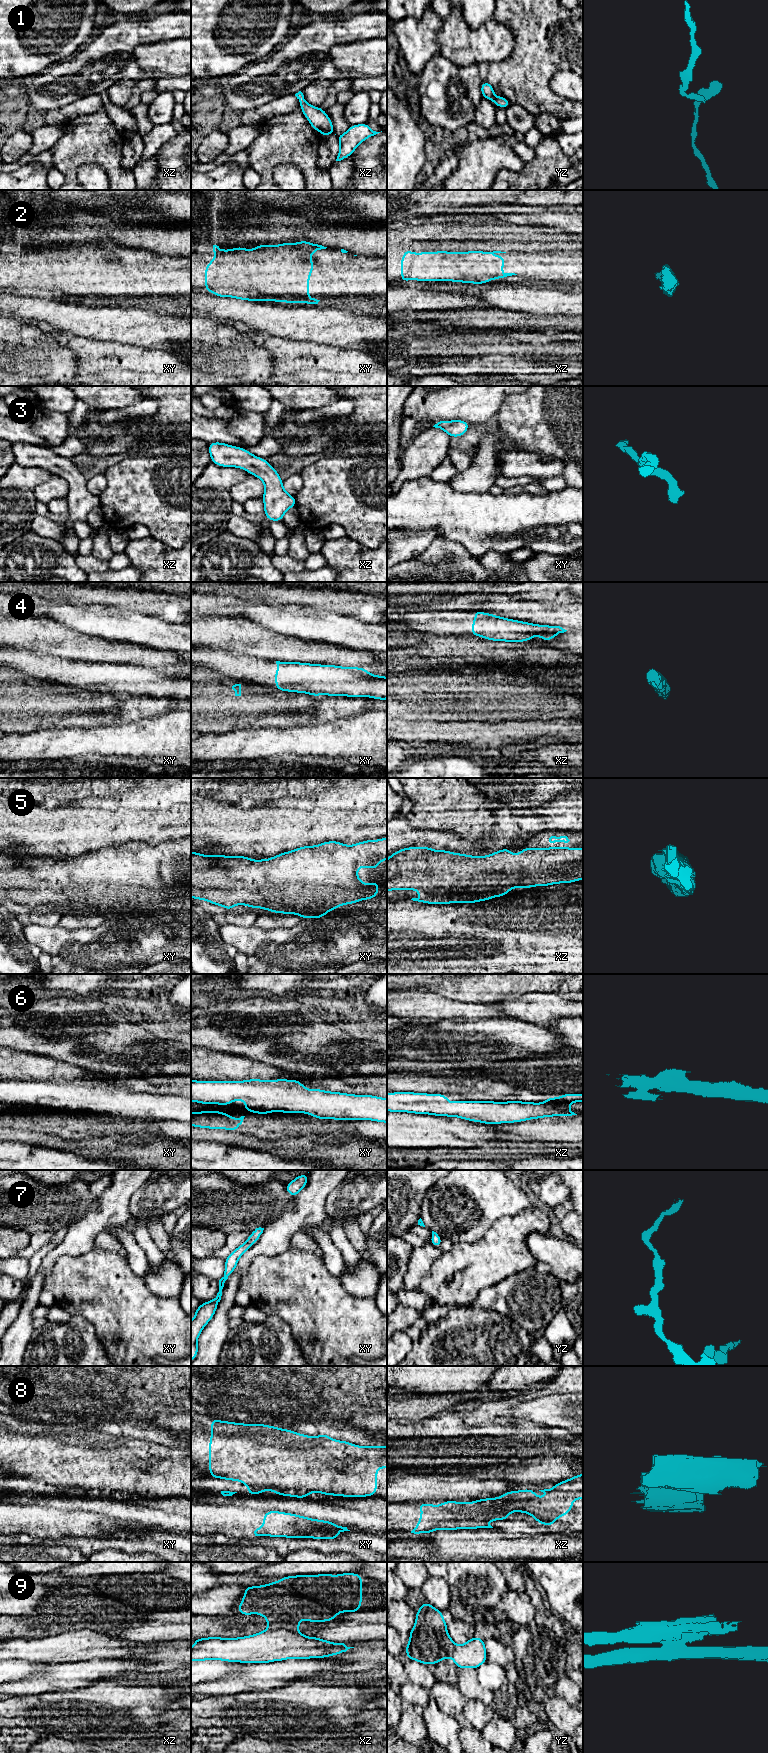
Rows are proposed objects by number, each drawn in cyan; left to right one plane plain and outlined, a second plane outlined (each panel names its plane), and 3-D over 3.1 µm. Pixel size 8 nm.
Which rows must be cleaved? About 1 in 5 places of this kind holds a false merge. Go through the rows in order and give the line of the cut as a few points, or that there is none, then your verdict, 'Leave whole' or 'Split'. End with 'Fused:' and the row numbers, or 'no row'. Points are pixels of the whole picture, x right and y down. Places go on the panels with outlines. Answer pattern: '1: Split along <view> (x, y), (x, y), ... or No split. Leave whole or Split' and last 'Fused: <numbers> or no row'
1: No split. Leave whole
2: No split. Leave whole
3: No split. Leave whole
4: No split. Leave whole
5: No split. Leave whole
6: No split. Leave whole
7: No split. Leave whole
8: Split along xy (249, 1486), (303, 1490), (309, 1493). Split
9: Split along xz (268, 1628), (288, 1629), (295, 1632). Split
Fused: 8, 9

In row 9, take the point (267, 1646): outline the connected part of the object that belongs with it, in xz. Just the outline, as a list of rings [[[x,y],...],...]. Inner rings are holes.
[[[286,1629],[263,1630],[254,1635],[238,1637],[238,1638],[221,1638],[208,1637],[198,1638],[194,1641],[194,1646],[191,1648],[191,1661],[205,1661],[205,1660],[222,1660],[228,1662],[240,1663],[270,1663],[273,1661],[283,1661],[286,1659],[310,1659],[310,1658],[325,1658],[346,1652],[348,1649],[354,1647],[347,1647],[344,1643],[333,1643],[317,1637],[307,1637],[303,1633],[296,1633]]]

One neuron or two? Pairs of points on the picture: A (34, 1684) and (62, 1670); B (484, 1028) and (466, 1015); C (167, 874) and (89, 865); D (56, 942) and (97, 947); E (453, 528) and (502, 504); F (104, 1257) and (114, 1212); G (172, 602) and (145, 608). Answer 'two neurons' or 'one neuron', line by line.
A: one neuron
B: two neurons
C: one neuron
D: one neuron
E: one neuron
F: two neurons
G: one neuron

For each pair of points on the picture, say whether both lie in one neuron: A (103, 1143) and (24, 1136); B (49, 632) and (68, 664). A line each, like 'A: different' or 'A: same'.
A: same
B: different

